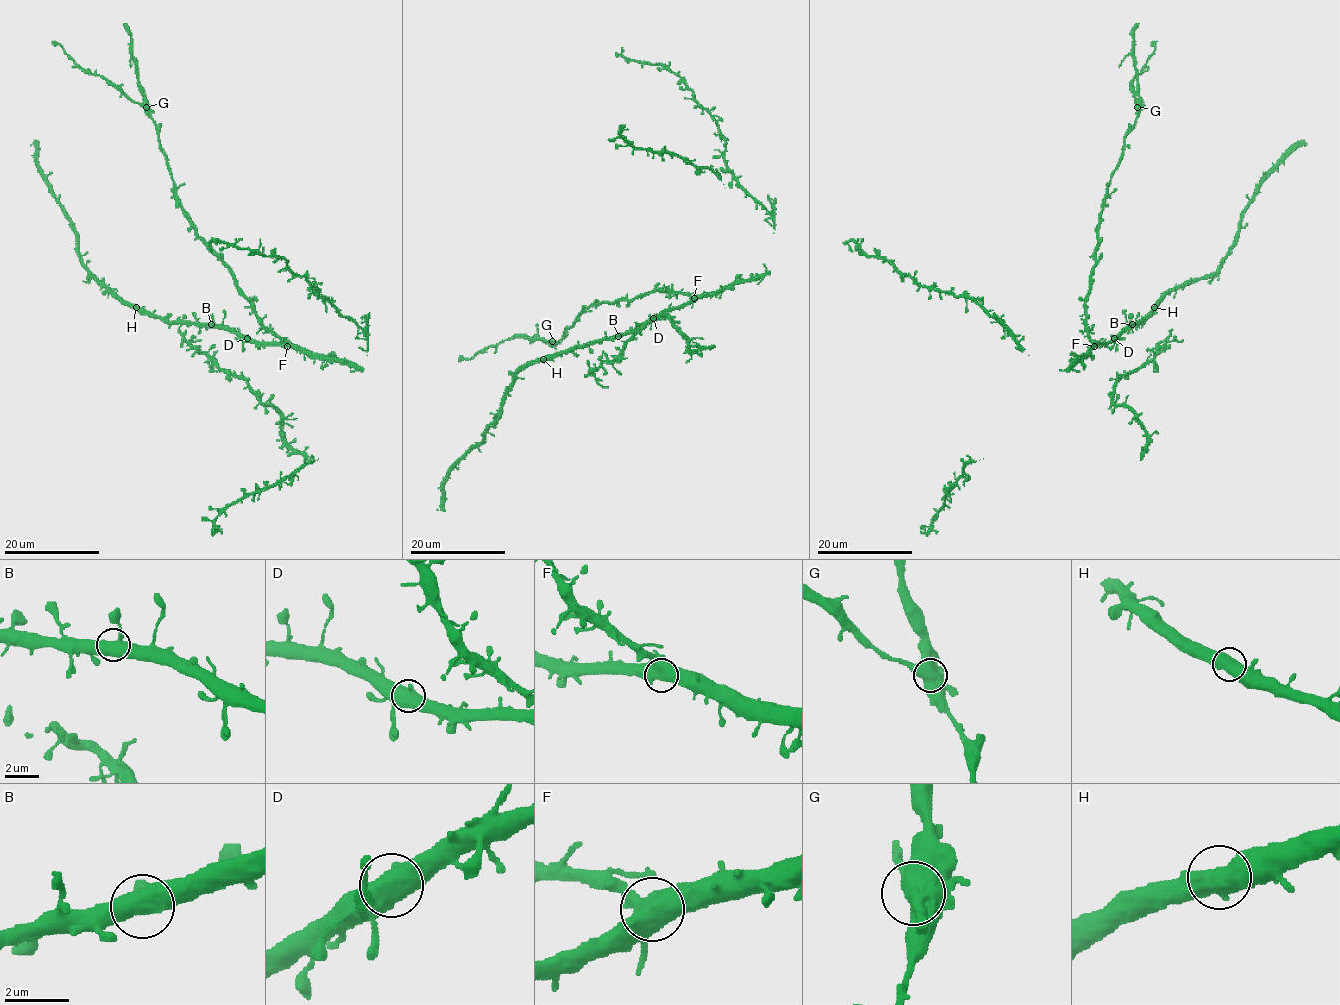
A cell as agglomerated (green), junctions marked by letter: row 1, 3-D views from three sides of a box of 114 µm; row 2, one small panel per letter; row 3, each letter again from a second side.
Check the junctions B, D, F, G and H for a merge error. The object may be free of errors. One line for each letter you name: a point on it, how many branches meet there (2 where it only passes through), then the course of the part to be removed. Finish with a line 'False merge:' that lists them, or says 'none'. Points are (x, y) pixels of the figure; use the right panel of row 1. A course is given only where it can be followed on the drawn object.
G: at (1137, 107); 2 branches meet; foreign part runs (1137, 106), (1133, 78), (1140, 72), (1157, 41)
False merge: G

